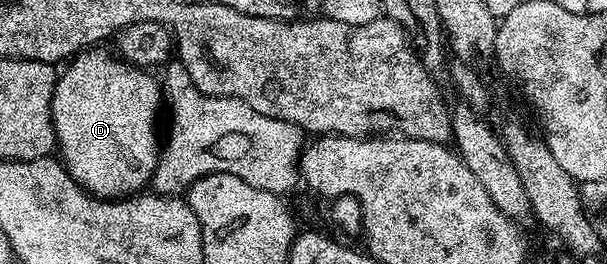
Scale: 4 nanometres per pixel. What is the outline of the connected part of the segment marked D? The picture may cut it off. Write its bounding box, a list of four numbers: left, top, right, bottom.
[52,47,162,199]

